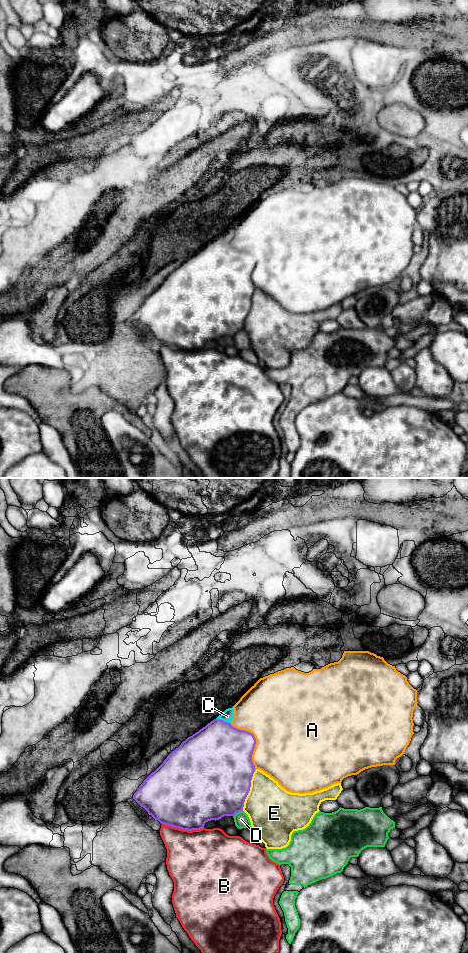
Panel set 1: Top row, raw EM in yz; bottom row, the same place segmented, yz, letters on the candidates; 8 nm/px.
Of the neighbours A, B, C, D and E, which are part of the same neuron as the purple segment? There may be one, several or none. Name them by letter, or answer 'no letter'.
no letter

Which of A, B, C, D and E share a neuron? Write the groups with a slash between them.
A / B / C / D / E

